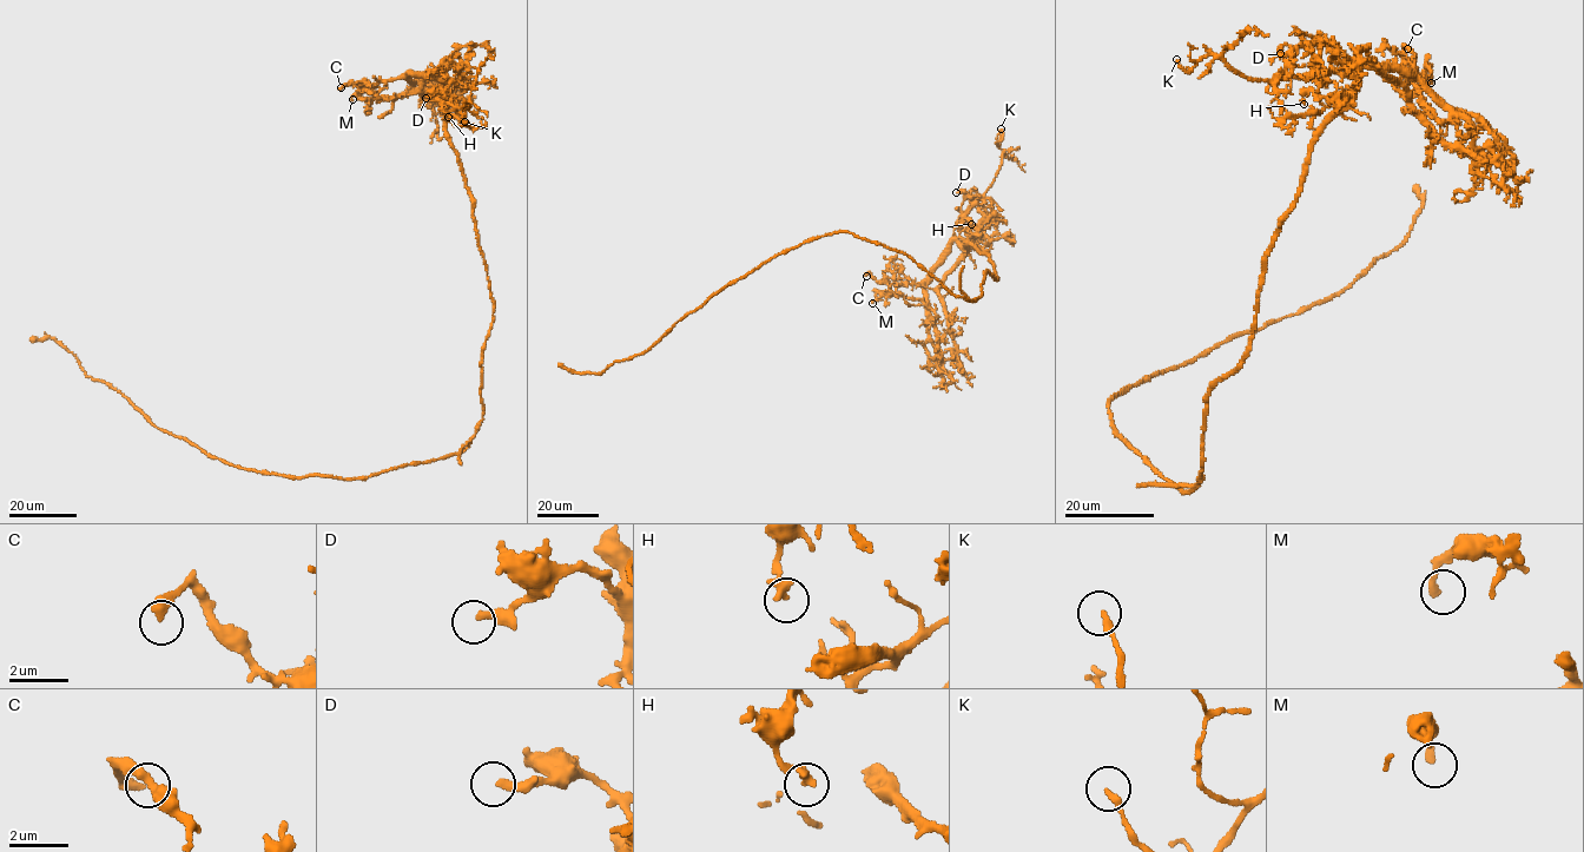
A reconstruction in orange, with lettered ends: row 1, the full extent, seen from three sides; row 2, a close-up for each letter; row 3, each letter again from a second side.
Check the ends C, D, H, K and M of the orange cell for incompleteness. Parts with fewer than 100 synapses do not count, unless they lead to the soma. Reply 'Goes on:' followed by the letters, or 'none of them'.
Goes on: none of them

